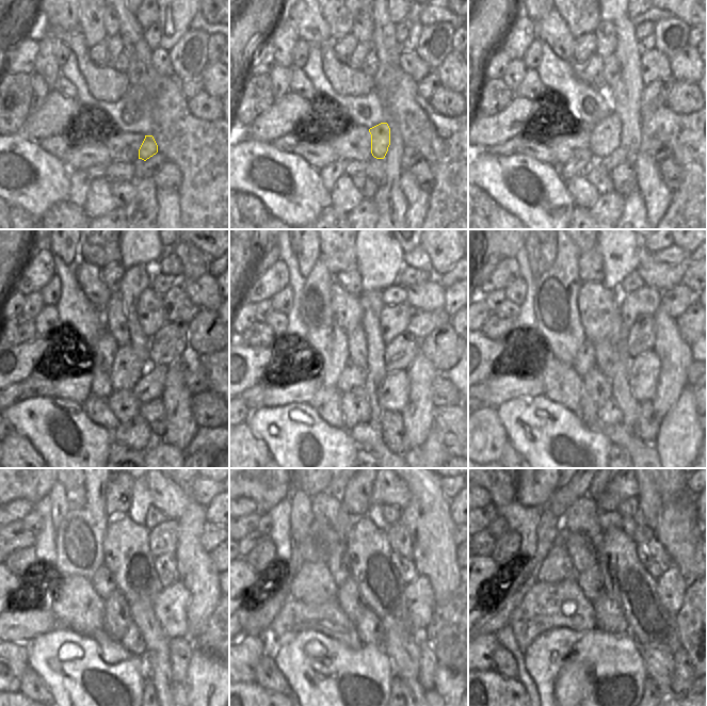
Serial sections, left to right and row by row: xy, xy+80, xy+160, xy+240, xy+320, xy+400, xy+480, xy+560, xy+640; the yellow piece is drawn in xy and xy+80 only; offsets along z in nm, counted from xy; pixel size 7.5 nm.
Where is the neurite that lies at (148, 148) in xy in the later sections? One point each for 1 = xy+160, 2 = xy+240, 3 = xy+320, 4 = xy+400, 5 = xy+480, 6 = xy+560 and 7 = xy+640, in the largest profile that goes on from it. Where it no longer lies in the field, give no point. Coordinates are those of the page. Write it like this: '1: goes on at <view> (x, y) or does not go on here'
1: goes on at xy+160 (606, 134)
2: goes on at xy+240 (128, 367)
3: goes on at xy+320 (357, 366)
4: goes on at xy+400 (584, 359)
5: goes on at xy+480 (103, 581)
6: goes on at xy+560 (339, 563)
7: goes on at xy+640 (581, 551)

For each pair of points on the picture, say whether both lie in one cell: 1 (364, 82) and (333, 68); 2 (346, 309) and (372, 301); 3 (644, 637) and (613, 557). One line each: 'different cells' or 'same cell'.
1: same cell
2: different cells
3: same cell

